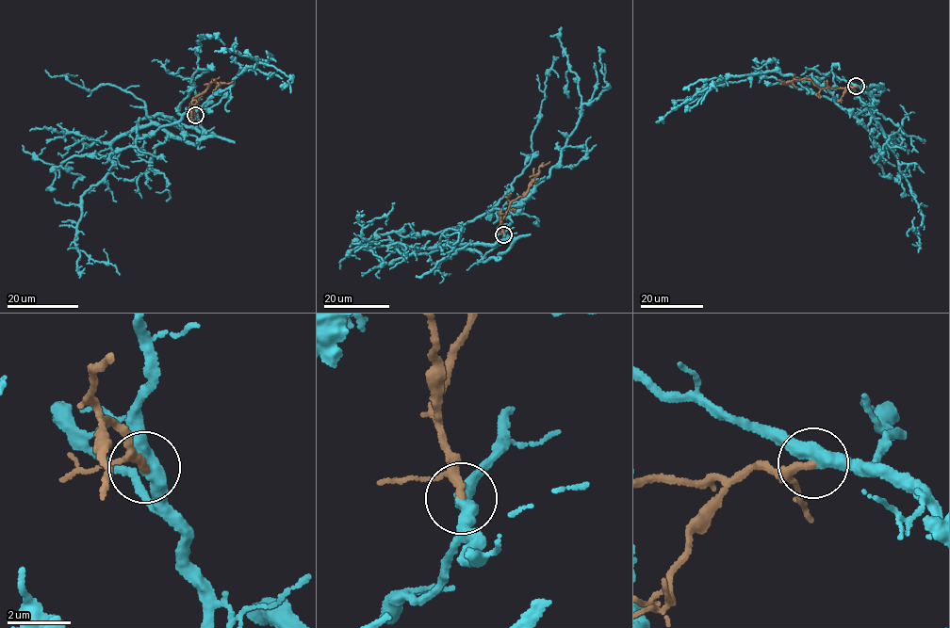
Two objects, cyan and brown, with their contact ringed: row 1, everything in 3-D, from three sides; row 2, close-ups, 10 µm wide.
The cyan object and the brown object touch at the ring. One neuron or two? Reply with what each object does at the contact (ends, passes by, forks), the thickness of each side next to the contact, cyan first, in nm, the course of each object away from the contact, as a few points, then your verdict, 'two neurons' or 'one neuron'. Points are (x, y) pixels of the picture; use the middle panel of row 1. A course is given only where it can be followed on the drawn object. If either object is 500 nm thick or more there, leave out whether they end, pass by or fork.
cyan passes by; brown passes by; calibres 460 and 190 nm; course cyan (503, 234), (504, 240), (487, 245), (451, 245), (446, 235), (515, 205), (559, 162), (581, 109), (561, 26); course brown (503, 234), (501, 219), (509, 204), (525, 194), (540, 167), (550, 162); one neuron

